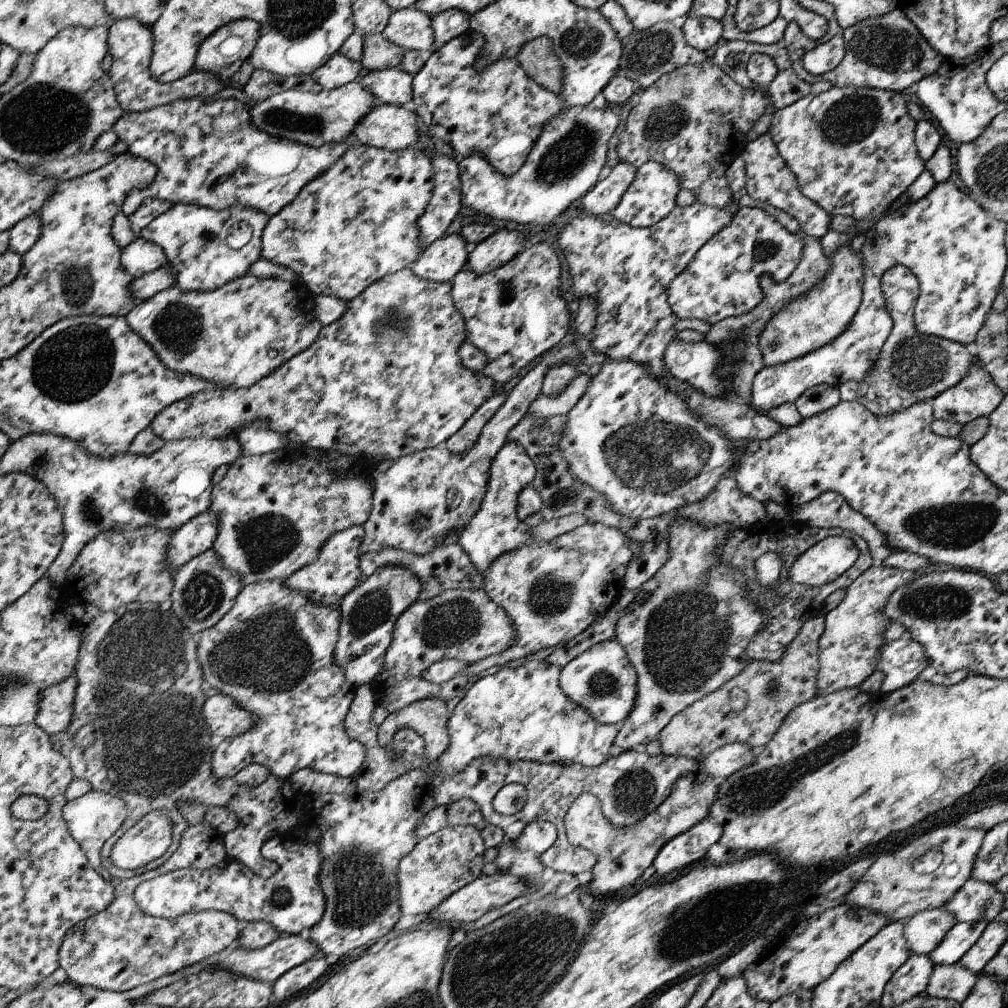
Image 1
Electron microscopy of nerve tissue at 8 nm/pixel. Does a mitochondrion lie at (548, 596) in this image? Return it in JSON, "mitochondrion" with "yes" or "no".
{"mitochondrion":"yes"}

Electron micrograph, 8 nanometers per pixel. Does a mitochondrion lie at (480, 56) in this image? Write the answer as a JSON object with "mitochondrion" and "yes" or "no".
{"mitochondrion":"no"}

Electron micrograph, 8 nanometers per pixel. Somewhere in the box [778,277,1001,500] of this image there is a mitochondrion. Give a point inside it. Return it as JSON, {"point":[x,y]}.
{"point":[917,362]}

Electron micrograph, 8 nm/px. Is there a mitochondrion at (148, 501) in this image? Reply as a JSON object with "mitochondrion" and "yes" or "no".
{"mitochondrion":"yes"}

